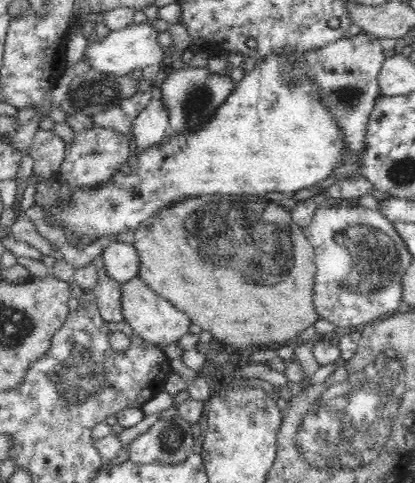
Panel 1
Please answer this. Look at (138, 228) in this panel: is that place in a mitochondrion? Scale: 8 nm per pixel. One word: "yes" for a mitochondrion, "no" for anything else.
no

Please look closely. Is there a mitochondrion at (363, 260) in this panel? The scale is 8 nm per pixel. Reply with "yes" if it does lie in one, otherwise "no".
yes

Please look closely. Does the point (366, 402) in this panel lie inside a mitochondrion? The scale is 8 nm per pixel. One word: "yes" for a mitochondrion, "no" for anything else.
yes

